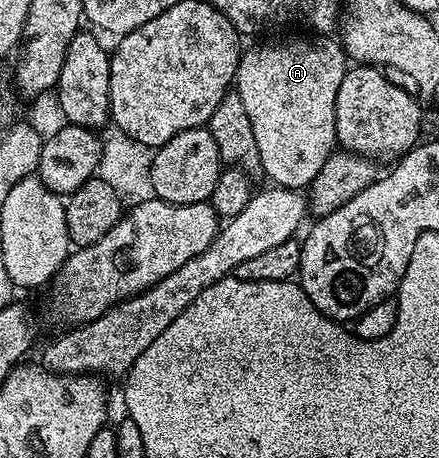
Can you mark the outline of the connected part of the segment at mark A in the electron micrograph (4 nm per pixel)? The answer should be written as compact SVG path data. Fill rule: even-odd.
M317 34L308 40L305 36L297 36L294 40L277 40L274 44L257 44L254 48L246 47L241 53L241 60L237 63L237 74L235 77L235 91L243 100L247 115L251 118L251 127L255 134L255 144L258 146L258 156L261 159L261 172L269 175L274 185L282 188L296 188L298 190L308 189L309 184L323 170L323 166L329 161L329 157L335 151L337 144L337 131L335 130L335 98L339 94L339 82L343 82L347 71L347 57L345 49L341 47L336 39L325 34Z

